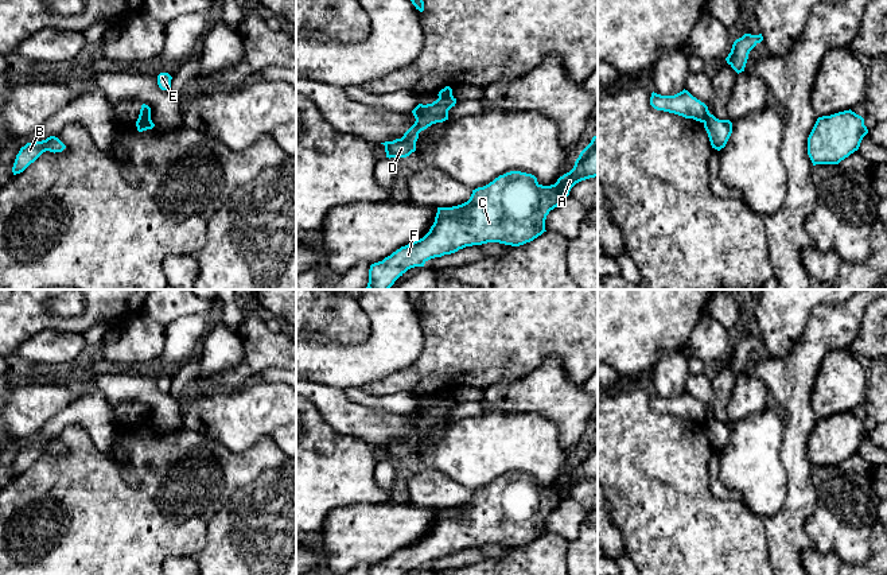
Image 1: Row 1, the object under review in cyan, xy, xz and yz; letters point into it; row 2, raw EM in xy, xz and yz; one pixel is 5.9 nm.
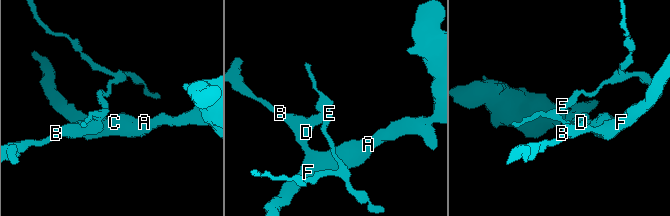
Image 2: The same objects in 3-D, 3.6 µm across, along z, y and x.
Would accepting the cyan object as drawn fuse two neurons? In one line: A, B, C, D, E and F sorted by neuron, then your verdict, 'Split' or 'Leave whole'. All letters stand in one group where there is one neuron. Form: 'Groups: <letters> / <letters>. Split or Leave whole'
Groups: A B C D F / E. Split

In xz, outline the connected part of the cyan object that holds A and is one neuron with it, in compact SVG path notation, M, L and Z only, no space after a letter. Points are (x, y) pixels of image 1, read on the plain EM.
M598 438L580 454L573 470L560 478L555 486L542 487L532 475L510 473L499 477L483 489L472 492L470 501L452 509L437 509L435 524L420 541L401 548L382 563L370 567L369 575L405 575L435 559L451 556L466 548L499 544L520 548L533 543L545 532L551 512L569 497L571 490L586 481L598 478Z

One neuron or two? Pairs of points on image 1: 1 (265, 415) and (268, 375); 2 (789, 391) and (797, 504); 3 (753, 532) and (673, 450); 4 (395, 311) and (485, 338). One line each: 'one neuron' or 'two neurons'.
1: two neurons
2: one neuron
3: one neuron
4: two neurons

